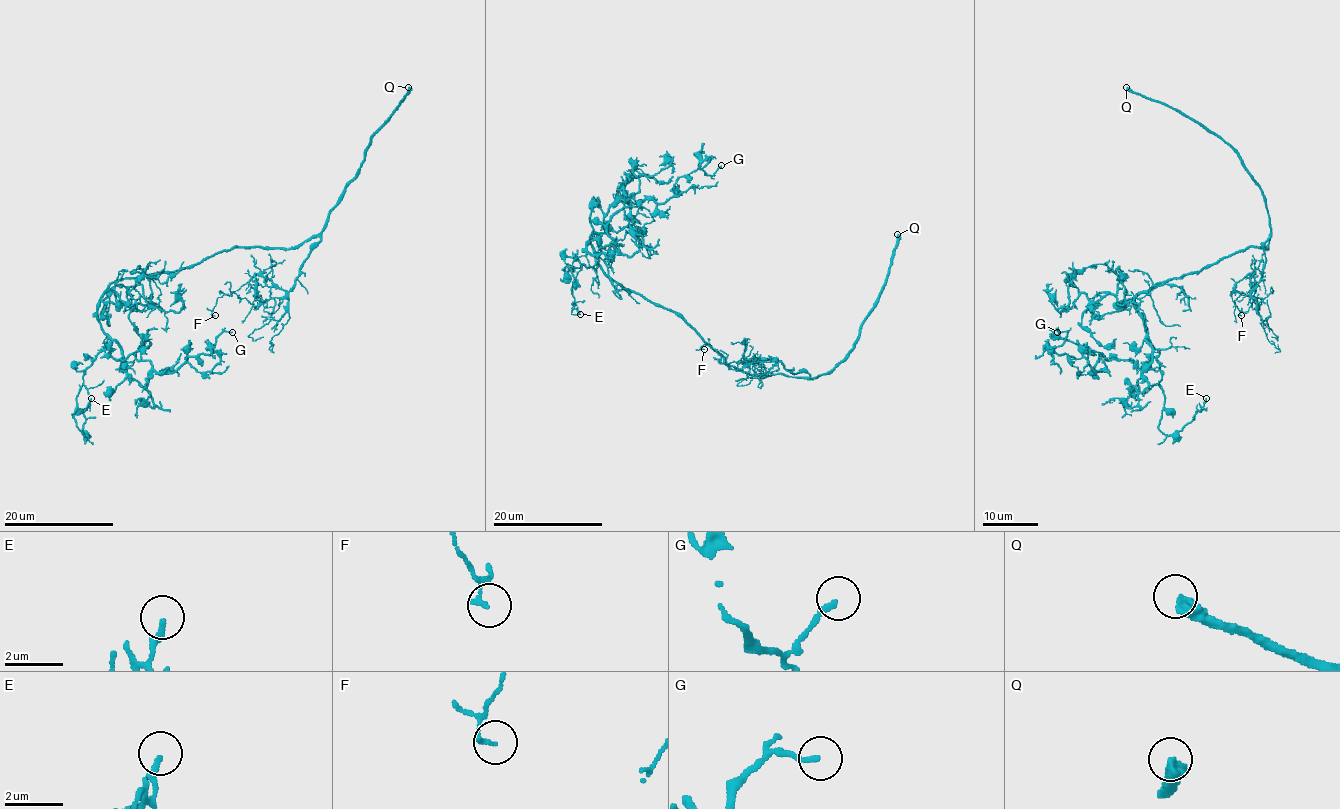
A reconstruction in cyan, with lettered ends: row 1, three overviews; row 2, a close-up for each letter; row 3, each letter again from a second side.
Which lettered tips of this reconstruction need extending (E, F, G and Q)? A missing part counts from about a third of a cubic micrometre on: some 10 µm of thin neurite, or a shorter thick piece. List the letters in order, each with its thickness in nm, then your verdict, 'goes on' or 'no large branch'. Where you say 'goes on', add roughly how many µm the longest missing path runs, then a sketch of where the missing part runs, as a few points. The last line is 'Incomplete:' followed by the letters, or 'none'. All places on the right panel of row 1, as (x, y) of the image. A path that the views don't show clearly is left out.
E: 200 nm | no large branch
F: 150 nm | no large branch
G: 180 nm | no large branch
Q: 400 nm | goes on | 90 µm
Incomplete: Q

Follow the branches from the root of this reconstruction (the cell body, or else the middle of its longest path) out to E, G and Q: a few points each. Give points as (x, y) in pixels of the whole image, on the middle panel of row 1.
E: (668, 309), (616, 283), (588, 244), (596, 261), (563, 270), (567, 267), (574, 278), (573, 305), (580, 314)
G: (668, 309), (616, 283), (587, 245), (610, 260), (616, 213), (668, 201), (699, 162), (708, 175), (721, 165)
Q: (668, 309), (728, 364), (757, 375), (814, 378), (852, 349), (882, 290), (897, 234)

